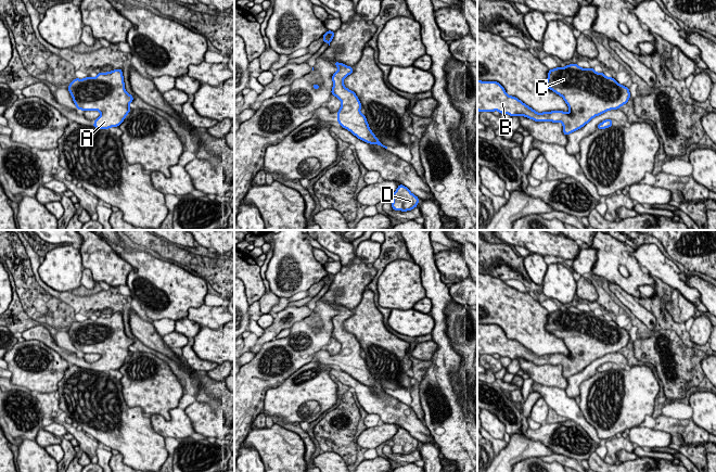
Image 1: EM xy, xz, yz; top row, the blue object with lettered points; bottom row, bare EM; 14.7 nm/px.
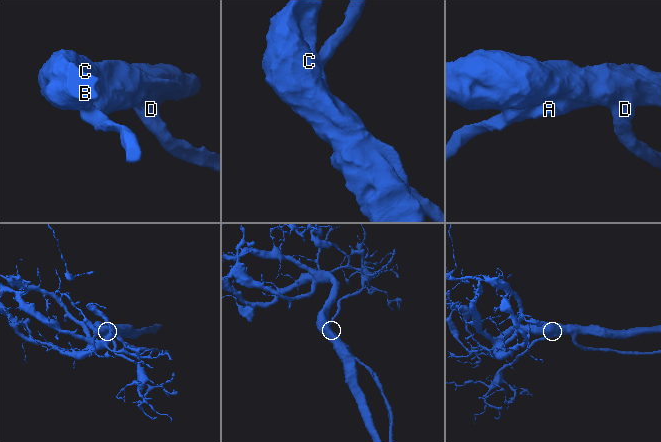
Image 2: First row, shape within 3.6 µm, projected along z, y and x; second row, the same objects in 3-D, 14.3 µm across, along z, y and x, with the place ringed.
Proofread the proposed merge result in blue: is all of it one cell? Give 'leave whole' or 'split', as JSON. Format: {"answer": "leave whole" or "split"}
{"answer": "leave whole"}

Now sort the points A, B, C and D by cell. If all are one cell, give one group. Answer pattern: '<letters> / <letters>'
A B C D

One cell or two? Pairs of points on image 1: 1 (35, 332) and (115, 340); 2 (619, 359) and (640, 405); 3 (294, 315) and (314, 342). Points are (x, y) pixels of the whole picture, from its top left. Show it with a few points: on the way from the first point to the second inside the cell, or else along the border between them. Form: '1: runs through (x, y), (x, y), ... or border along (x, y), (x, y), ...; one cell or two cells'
1: runs through (58, 348), (86, 366), (99, 366), (102, 362); one cell
2: border along (621, 368), (623, 369); two cells
3: border along (311, 313), (296, 321), (290, 329); two cells

